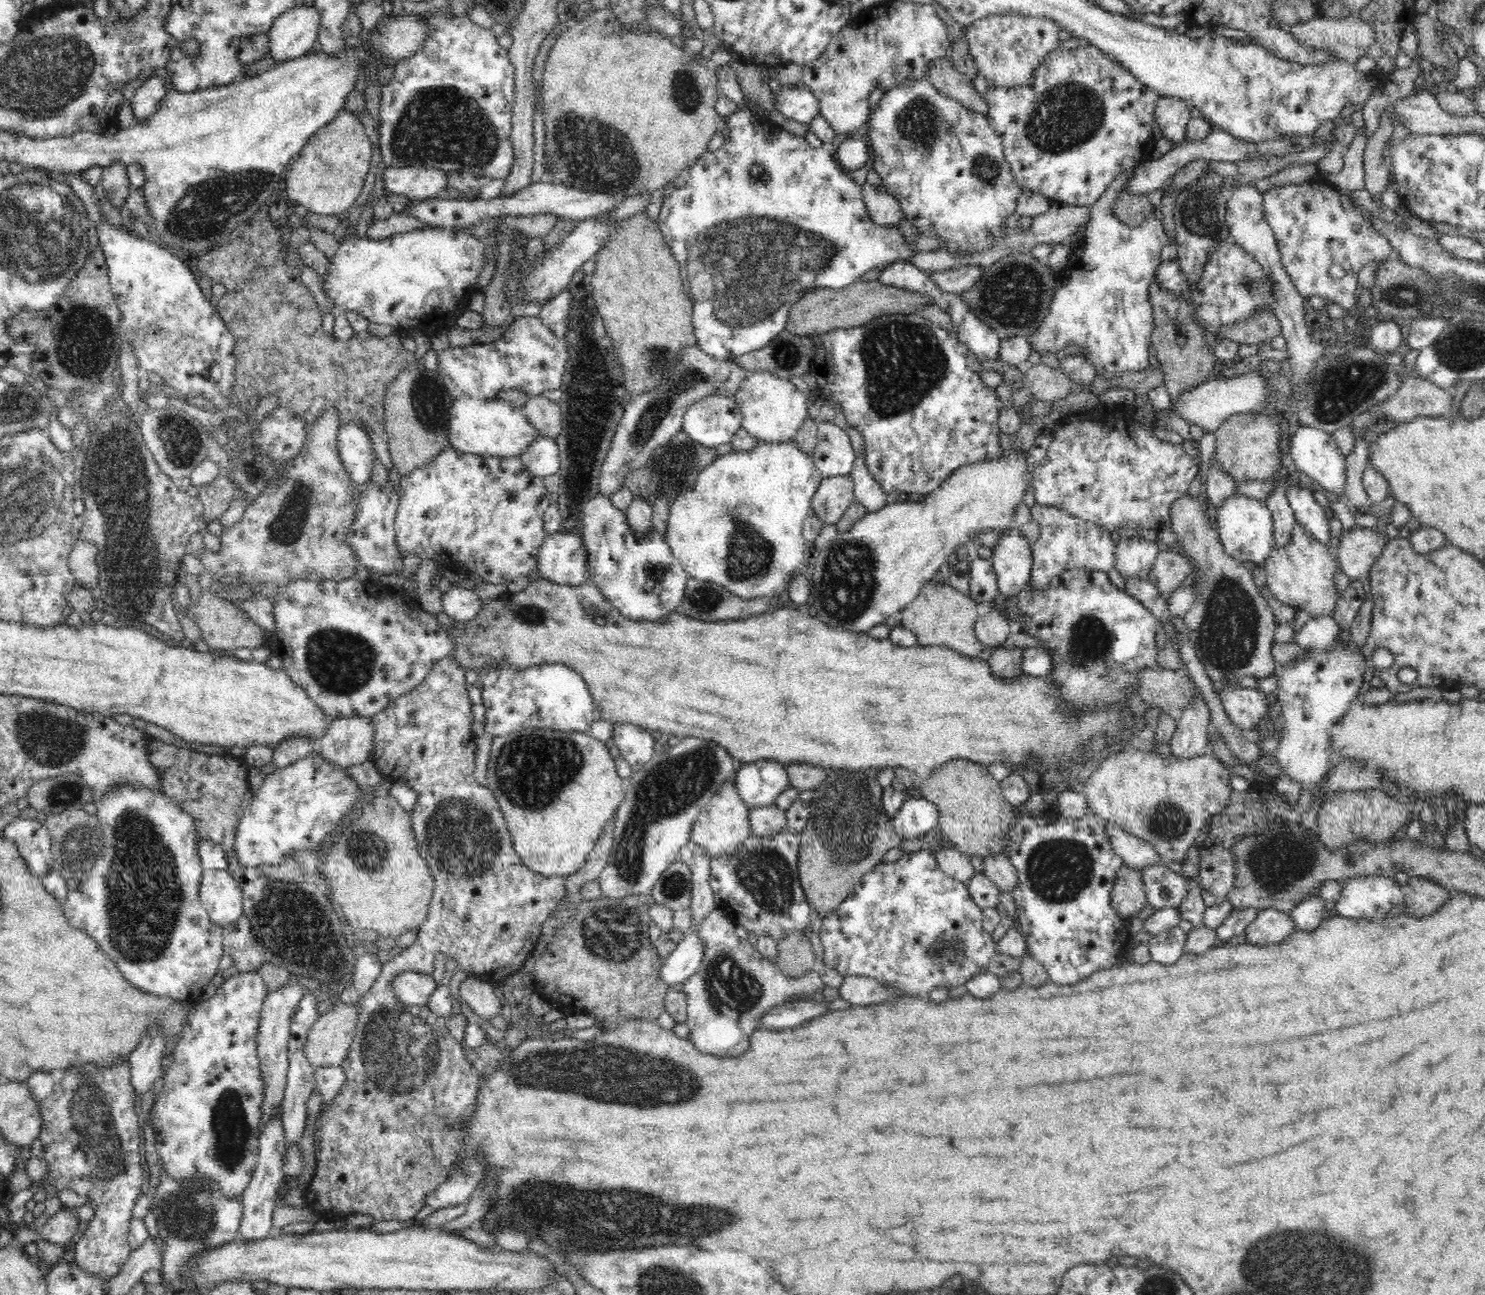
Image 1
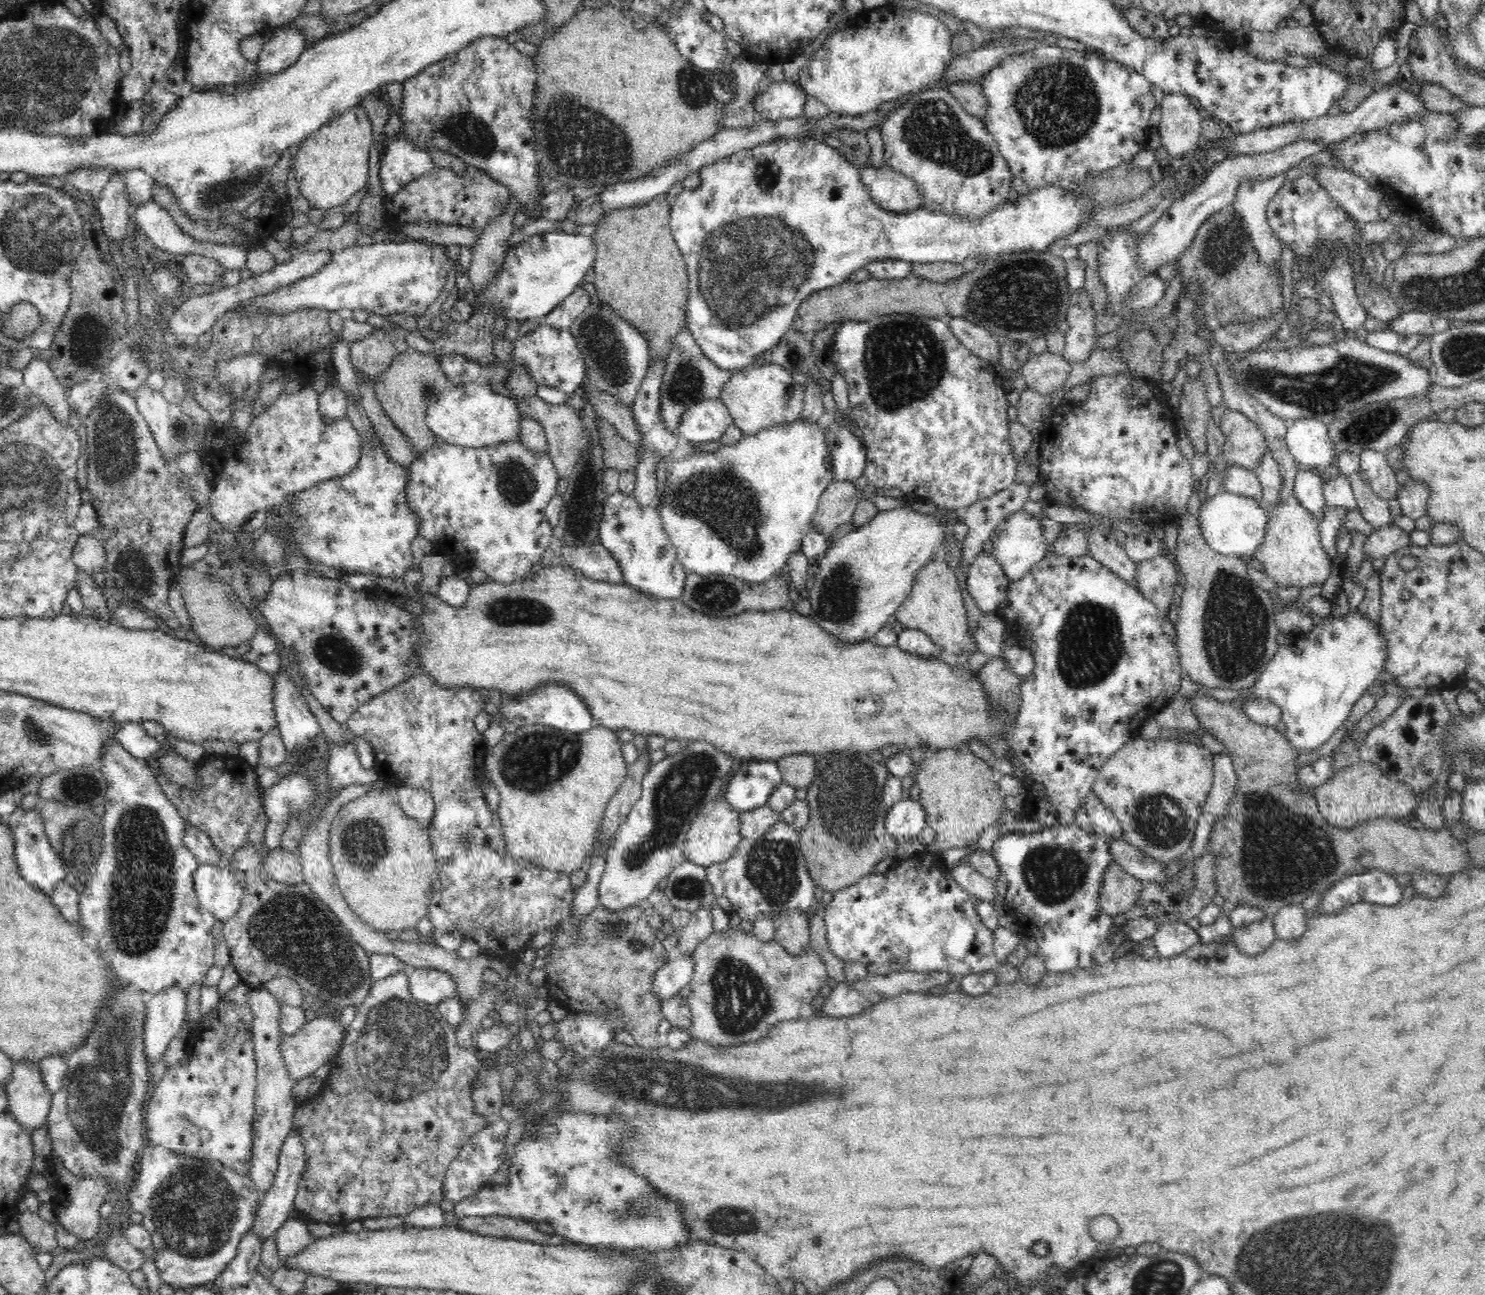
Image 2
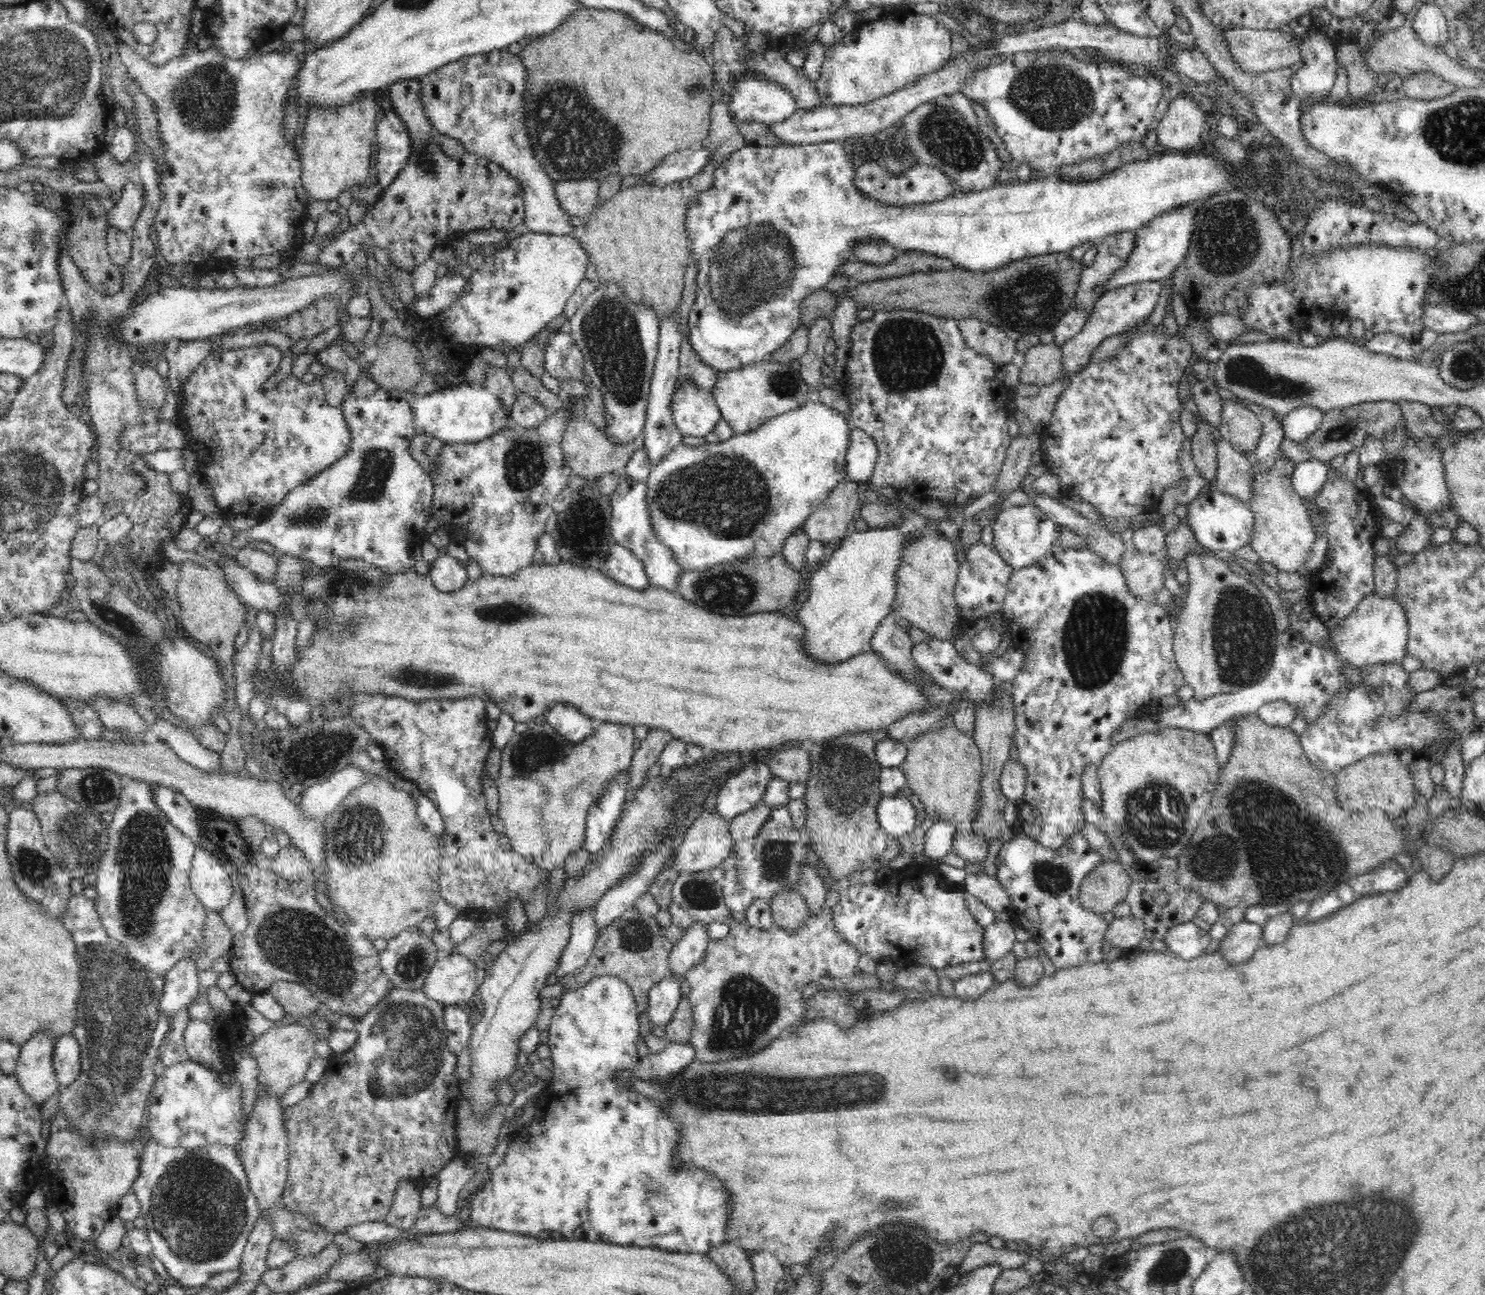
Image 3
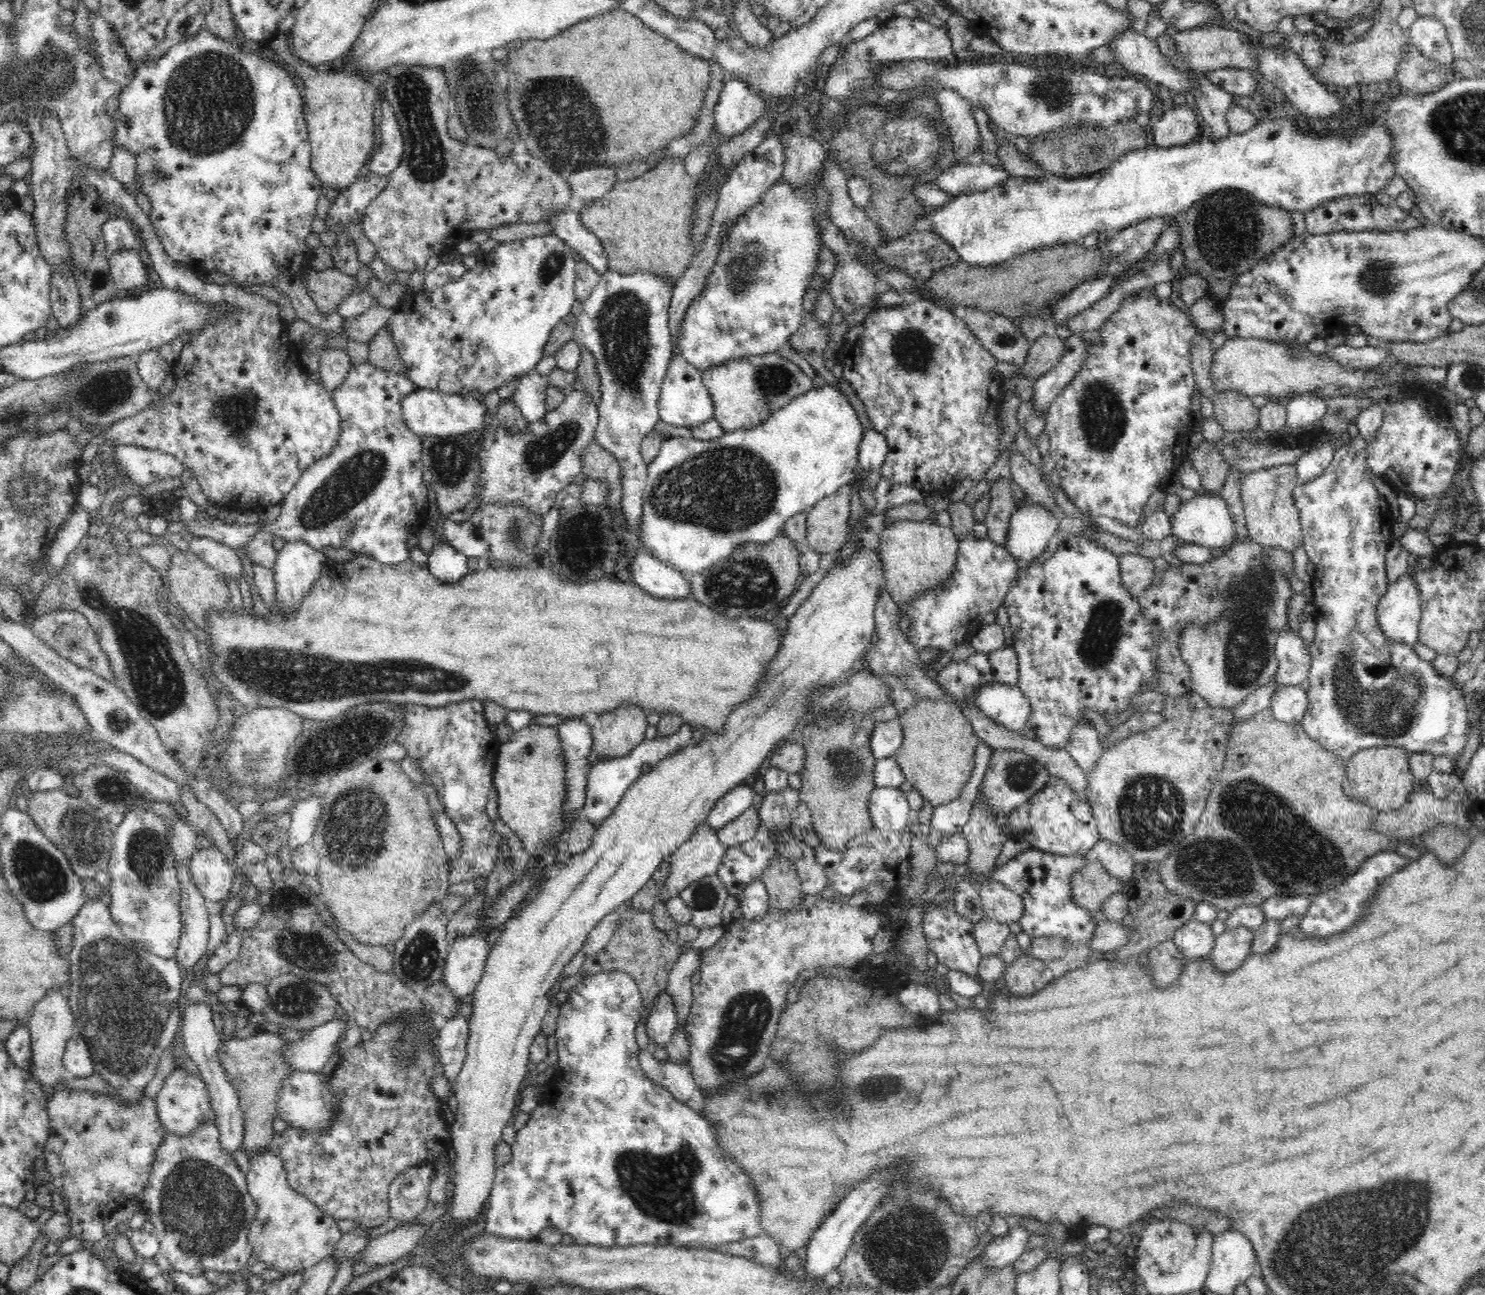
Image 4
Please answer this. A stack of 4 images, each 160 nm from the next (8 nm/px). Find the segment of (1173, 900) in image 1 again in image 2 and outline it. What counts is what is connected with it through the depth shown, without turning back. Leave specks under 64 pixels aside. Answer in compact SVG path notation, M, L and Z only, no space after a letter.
M1106 837L1108 837L1108 849L1114 855L1114 862L1125 871L1134 875L1141 882L1157 882L1159 886L1166 884L1166 869L1163 863L1144 854L1124 837L1120 840Z

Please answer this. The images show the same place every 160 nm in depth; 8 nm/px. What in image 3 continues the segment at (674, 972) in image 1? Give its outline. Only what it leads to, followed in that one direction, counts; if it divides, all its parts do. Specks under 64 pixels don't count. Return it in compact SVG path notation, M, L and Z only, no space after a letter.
M668 973L649 990L648 1014L652 1025L665 1027L677 1009L683 979Z

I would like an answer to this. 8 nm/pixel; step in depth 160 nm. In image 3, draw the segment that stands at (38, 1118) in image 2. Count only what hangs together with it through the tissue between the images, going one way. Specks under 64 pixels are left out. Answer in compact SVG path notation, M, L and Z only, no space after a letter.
M36 1032L21 1051L14 1074L20 1088L42 1107L62 1086L53 1067L53 1052L57 1036L51 1032Z

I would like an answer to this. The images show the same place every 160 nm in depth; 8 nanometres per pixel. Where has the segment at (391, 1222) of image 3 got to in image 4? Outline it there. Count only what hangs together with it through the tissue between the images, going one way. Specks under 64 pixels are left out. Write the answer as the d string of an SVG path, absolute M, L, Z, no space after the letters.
M435 1165L408 1168L389 1188L390 1218L398 1222L414 1220L424 1212L429 1200L431 1173Z

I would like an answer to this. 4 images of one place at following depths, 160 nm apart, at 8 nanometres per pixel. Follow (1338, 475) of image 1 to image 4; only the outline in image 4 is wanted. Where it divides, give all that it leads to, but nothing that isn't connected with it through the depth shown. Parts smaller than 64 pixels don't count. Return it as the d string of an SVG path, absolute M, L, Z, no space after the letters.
M1310 392L1292 397L1285 402L1287 424L1295 429L1314 426L1327 413L1326 400Z

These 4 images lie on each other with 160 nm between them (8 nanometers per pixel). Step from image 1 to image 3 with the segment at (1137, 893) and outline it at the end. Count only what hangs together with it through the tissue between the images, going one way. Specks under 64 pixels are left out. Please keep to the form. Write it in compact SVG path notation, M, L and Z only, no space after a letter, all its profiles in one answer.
M1102 862L1084 878L1080 886L1080 904L1096 914L1114 910L1124 902L1132 877L1123 863Z

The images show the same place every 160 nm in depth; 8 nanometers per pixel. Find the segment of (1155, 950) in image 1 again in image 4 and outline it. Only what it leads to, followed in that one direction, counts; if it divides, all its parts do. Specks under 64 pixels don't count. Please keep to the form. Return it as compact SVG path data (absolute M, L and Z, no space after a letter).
M1192 918L1174 933L1173 941L1188 959L1198 959L1210 956L1215 938L1210 925Z

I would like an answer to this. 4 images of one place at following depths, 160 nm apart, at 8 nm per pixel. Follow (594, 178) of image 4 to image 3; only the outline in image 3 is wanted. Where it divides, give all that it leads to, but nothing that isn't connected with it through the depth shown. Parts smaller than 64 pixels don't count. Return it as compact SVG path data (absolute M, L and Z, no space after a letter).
M594 179L555 182L555 194L570 217L588 221L596 210L600 185Z

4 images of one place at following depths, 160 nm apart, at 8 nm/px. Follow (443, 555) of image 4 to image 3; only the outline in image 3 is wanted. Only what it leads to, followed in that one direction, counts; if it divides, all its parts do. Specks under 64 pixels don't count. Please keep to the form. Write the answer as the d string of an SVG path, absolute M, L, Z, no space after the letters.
M448 554L434 560L429 574L440 592L456 592L464 588L469 580L466 566Z

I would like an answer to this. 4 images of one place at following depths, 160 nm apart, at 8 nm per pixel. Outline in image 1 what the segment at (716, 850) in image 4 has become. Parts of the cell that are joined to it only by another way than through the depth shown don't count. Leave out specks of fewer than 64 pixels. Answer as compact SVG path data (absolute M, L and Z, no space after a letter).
M728 779L696 817L690 839L696 845L700 845L700 848L704 849L710 858L730 855L751 835L750 819L748 819L750 810L751 808L740 799L735 780Z

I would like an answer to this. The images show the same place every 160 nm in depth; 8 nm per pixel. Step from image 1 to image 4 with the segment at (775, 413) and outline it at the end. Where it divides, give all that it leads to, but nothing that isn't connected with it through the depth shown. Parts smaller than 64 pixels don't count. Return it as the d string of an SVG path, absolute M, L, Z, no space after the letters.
M778 353L752 354L738 360L724 362L703 371L703 383L708 387L712 402L714 403L714 418L722 425L725 432L740 429L751 429L764 422L773 412L792 402L794 398L806 394L813 389L812 379L809 378L796 364L781 357Z

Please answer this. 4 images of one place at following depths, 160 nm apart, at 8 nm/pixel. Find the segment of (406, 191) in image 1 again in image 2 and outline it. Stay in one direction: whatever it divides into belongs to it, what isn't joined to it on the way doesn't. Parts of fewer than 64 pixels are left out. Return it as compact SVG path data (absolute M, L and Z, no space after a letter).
M403 132L380 155L380 181L386 196L396 195L412 182L435 170L430 153L414 144Z

